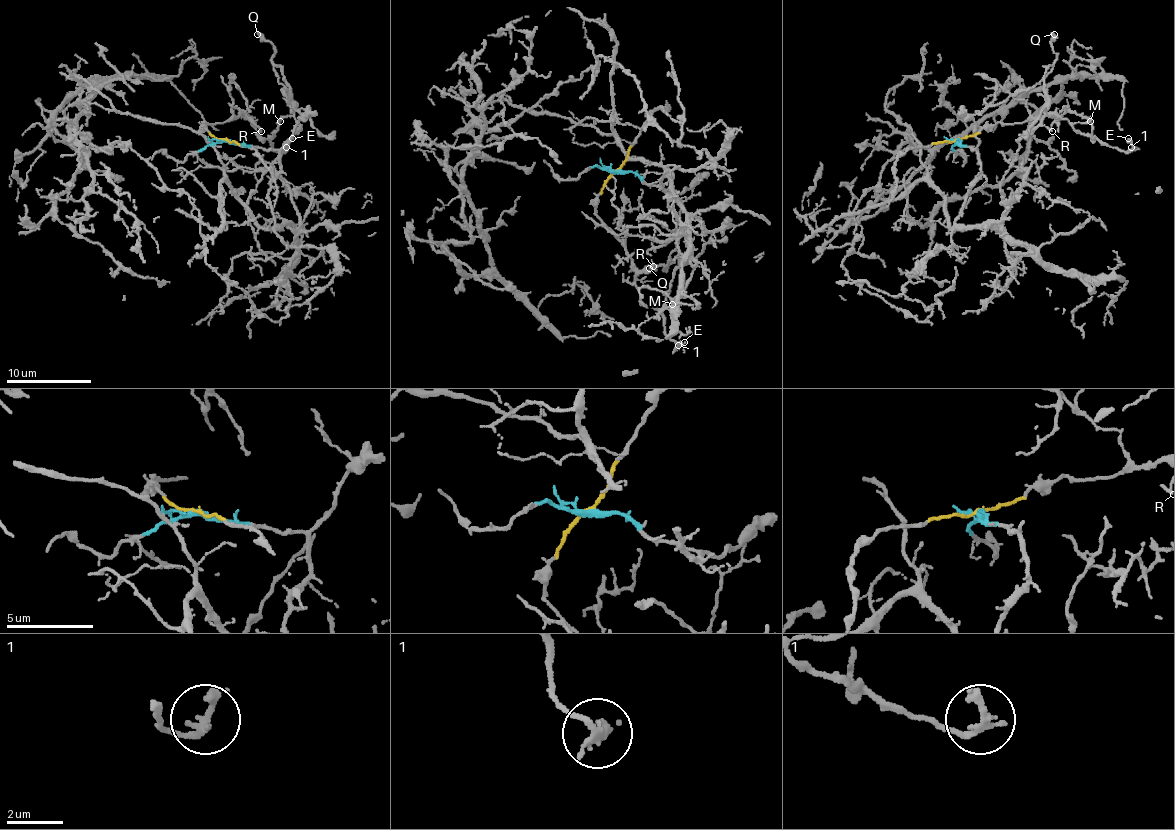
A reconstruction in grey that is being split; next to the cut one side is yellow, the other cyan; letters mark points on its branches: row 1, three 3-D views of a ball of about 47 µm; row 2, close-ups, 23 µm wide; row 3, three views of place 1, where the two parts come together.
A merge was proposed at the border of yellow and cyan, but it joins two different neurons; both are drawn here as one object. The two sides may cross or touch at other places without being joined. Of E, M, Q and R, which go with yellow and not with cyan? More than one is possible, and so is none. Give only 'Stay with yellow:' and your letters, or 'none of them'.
Stay with yellow: E, M, Q, R

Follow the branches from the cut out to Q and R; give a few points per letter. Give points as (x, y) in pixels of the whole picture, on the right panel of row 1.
Q: (956, 140), (1001, 123), (1074, 112), (1091, 123), (1093, 138), (1046, 112), (1044, 71), (1056, 57), (1054, 33)
R: (956, 140), (975, 136), (982, 129), (1001, 123), (1024, 123), (1052, 114), (1056, 118), (1050, 127), (1052, 131)

